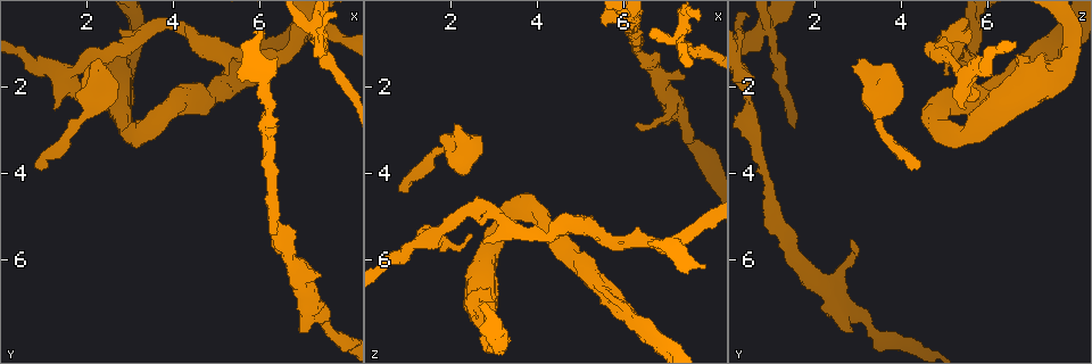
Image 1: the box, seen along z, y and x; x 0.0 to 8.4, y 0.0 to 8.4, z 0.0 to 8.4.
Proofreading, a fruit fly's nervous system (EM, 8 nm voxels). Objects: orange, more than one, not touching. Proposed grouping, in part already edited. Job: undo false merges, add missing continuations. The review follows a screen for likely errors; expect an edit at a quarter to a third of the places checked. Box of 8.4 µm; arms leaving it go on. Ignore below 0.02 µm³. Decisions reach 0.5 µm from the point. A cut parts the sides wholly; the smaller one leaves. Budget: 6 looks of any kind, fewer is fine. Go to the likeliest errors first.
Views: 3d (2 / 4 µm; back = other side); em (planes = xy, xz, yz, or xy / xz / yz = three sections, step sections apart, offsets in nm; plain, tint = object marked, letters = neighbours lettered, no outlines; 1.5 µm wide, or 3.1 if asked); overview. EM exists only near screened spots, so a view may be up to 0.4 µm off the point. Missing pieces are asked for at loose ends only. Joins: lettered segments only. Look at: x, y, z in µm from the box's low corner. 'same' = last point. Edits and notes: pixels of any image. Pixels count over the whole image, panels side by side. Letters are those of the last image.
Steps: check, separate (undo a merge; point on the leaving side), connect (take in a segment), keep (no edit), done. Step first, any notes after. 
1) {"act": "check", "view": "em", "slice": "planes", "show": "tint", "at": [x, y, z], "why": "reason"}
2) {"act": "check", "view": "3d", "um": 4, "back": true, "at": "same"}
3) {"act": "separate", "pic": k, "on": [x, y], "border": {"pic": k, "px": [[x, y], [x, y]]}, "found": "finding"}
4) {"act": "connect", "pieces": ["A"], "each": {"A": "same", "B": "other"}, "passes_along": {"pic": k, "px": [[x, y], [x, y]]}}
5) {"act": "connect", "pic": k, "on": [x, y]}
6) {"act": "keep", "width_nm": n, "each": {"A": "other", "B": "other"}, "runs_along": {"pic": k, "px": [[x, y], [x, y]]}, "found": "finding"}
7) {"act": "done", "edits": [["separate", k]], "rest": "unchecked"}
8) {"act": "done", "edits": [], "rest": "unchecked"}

{"act": "check", "view": "3d", "um": 4, "at": [0.85, 3.90, 4.45], "why": "free end"}

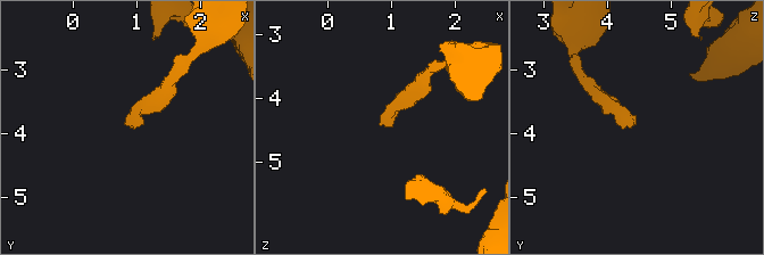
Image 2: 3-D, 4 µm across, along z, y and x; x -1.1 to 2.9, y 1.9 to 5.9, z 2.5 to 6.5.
{"act": "check", "view": "em", "slice": "xy", "step": 4, "show": "tint", "at": [0.90, 3.90, 4.45]}

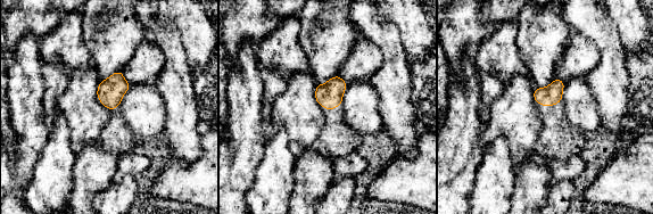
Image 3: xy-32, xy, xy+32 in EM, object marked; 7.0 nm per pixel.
{"act": "check", "view": "em", "slice": "planes", "show": "letters", "at": "same"}

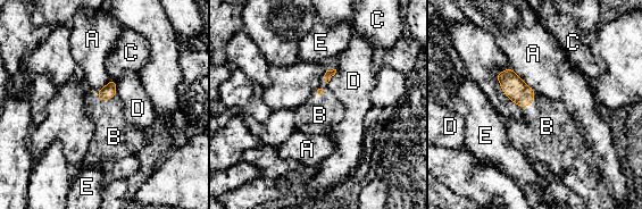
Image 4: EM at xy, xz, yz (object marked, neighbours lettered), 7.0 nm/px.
{"act": "connect", "pieces": ["B"], "each": {"A": "other", "B": "same", "C": "other", "D": "other", "E": "other"}, "passes_along": {"pic": 4, "px": [[106, 93], [105, 99], [113, 133]]}, "found": "it goes on there"}

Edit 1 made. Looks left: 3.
{"act": "check", "view": "em", "slice": "planes", "show": "letters", "at": [1.25, 2.55, 5.45]}

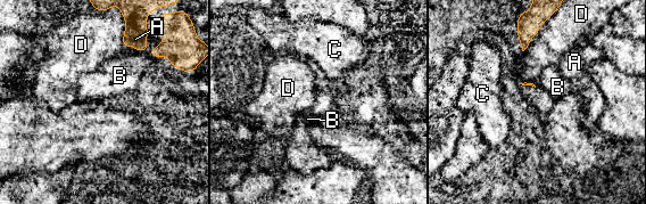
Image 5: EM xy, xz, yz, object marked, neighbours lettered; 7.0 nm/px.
{"act": "keep", "each": {"A": "other", "B": "other", "C": "other", "D": "other"}, "border": {"pic": 5, "px": [[545, 22], [522, 51]]}, "found": "none of them fits"}

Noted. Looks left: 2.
{"act": "check", "view": "em", "slice": "planes", "show": "letters", "at": [2.80, 0.70, 5.60], "why": "free end"}

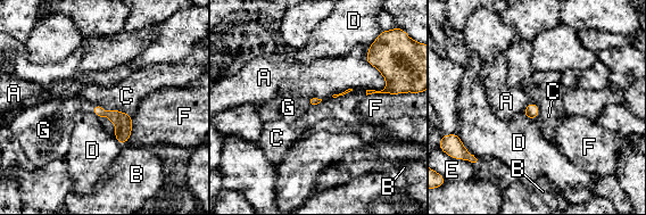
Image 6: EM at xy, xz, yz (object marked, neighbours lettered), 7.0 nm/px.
{"act": "connect", "pieces": ["G"], "longest_contact_nm": ["A", 340], "each": {"A": "other", "B": "other", "C": "other", "D": "other", "E": "other", "F": "other", "G": "same"}, "found": "the cell continues"}

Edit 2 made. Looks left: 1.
{"act": "done", "edits": [["connect", 4], ["connect", 6]], "rest": "unchecked"}

